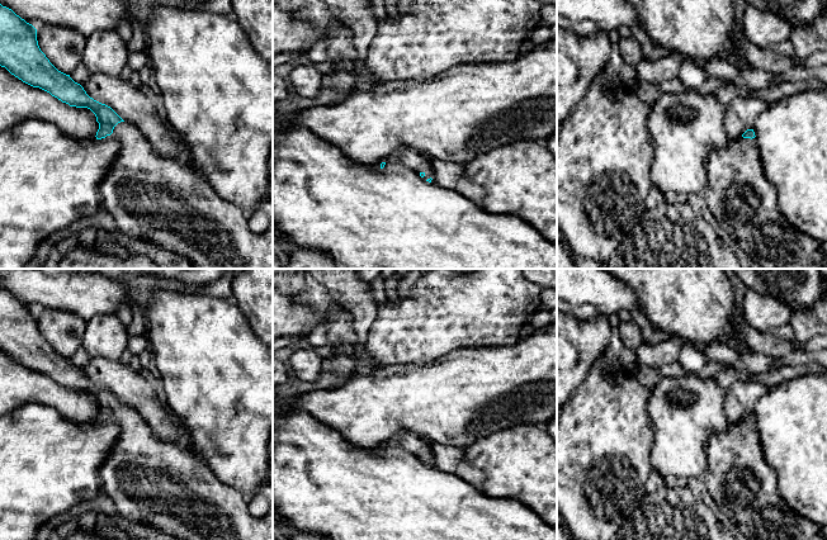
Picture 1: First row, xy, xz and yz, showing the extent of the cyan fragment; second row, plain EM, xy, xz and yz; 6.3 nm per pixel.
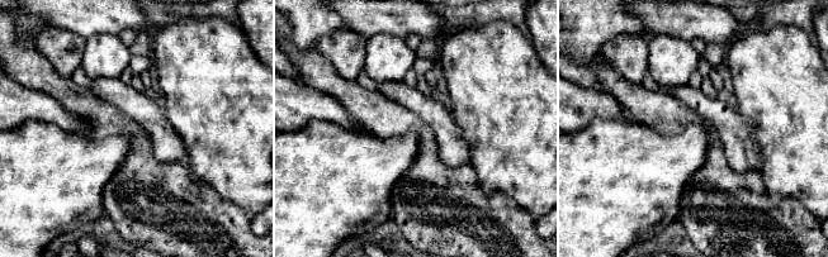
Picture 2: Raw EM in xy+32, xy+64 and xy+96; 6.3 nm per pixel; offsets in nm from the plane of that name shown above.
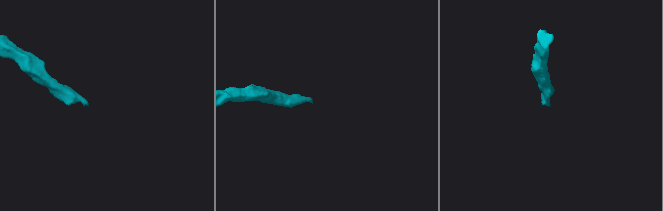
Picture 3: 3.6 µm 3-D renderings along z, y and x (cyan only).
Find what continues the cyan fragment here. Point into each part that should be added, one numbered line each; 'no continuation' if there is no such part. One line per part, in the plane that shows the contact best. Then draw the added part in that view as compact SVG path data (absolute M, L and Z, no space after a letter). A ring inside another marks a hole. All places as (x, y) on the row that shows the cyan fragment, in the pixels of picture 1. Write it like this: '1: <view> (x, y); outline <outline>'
1: xy (164, 200); outline M126 120L120 122L114 127L113 133L105 138L108 137L114 137L120 142L120 152L100 184L99 191L101 204L113 215L115 227L119 232L133 238L145 238L147 242L151 242L164 250L184 256L192 261L194 269L273 269L273 223L265 232L254 233L249 228L247 213L242 208L221 198L214 189L208 185L208 181L203 177L203 175L198 174L190 165L178 158L165 158L157 156L150 141L133 124Z

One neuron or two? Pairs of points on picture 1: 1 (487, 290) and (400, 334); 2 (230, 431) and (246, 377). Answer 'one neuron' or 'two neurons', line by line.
1: one neuron
2: one neuron

